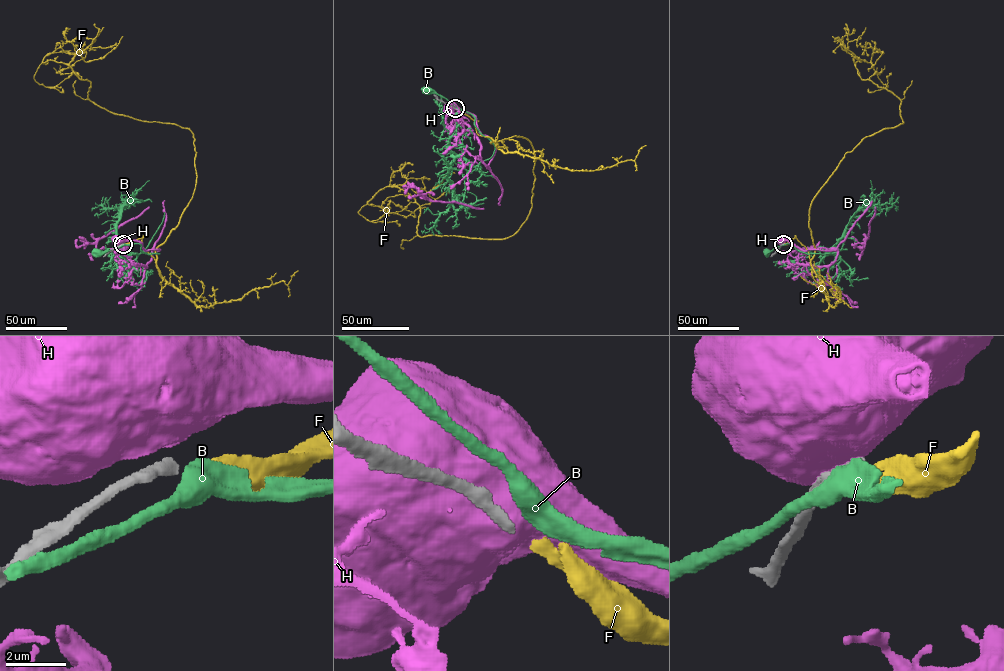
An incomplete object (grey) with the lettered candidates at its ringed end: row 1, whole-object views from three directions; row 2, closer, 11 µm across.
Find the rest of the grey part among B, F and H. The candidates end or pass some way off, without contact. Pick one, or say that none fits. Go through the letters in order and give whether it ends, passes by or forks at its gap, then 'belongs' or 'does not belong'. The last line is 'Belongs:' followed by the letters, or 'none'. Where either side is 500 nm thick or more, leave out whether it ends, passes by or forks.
B: does not belong
F: it ends | belongs
H: does not belong
Belongs: F

